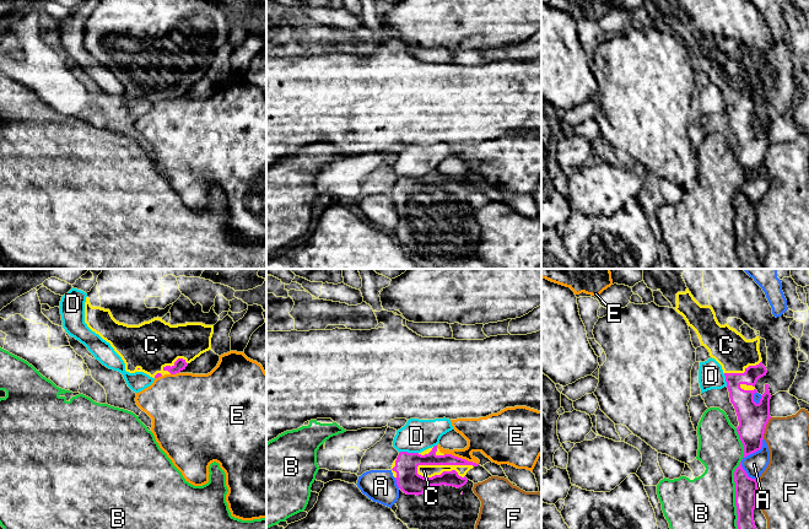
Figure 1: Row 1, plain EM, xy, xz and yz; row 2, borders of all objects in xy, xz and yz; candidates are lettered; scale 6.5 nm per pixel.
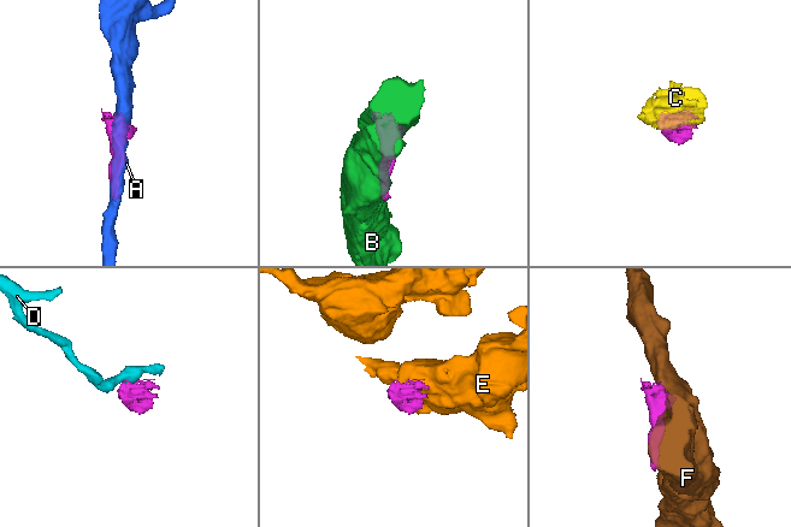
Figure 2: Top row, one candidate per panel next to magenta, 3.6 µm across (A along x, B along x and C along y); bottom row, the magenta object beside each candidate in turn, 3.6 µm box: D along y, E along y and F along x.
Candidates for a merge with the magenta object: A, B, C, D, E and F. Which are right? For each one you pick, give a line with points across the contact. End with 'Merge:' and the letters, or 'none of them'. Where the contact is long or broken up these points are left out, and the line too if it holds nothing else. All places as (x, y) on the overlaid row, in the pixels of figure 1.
Merge: C

